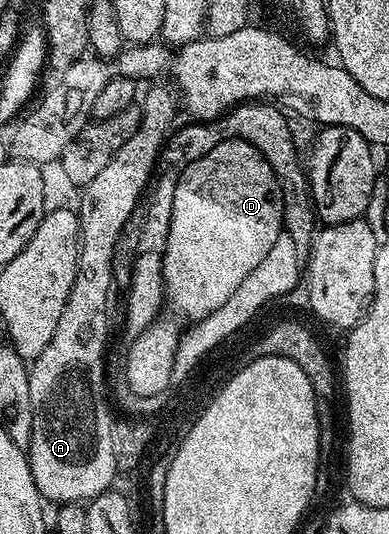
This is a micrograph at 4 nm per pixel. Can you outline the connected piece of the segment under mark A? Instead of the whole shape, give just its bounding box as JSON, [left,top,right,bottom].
[27,85,179,505]

